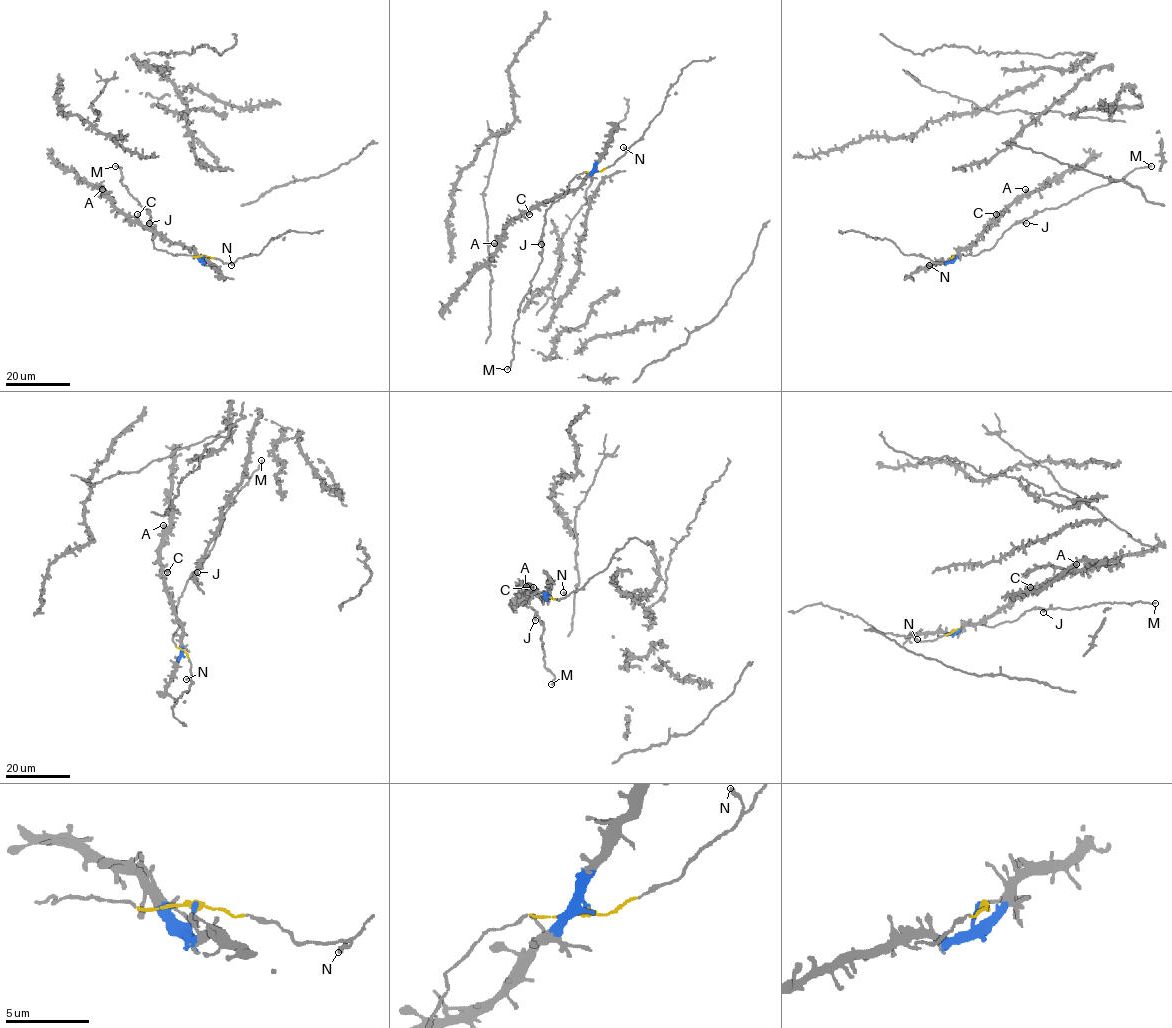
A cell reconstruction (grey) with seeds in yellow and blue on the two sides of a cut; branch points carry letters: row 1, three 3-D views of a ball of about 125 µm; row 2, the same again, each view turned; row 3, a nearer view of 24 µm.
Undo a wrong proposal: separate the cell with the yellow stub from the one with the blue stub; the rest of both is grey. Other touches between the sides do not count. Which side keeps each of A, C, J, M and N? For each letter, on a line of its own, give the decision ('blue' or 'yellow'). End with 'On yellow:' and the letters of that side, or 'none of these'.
A: blue
C: blue
J: yellow
M: yellow
N: yellow
On yellow: J, M, N

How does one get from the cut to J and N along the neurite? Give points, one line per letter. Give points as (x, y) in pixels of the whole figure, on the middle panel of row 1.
J: (595, 170), (577, 174), (569, 183), (565, 195), (547, 209), (541, 244)
N: (595, 170), (602, 171), (612, 166), (625, 153), (624, 147)

